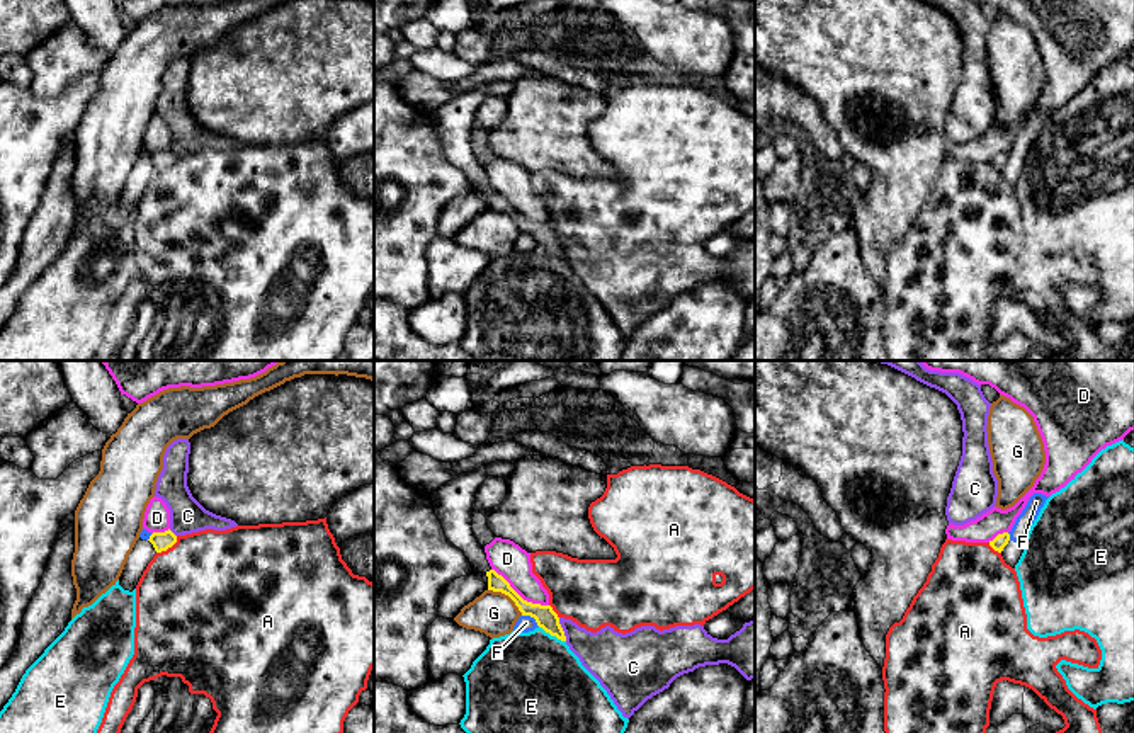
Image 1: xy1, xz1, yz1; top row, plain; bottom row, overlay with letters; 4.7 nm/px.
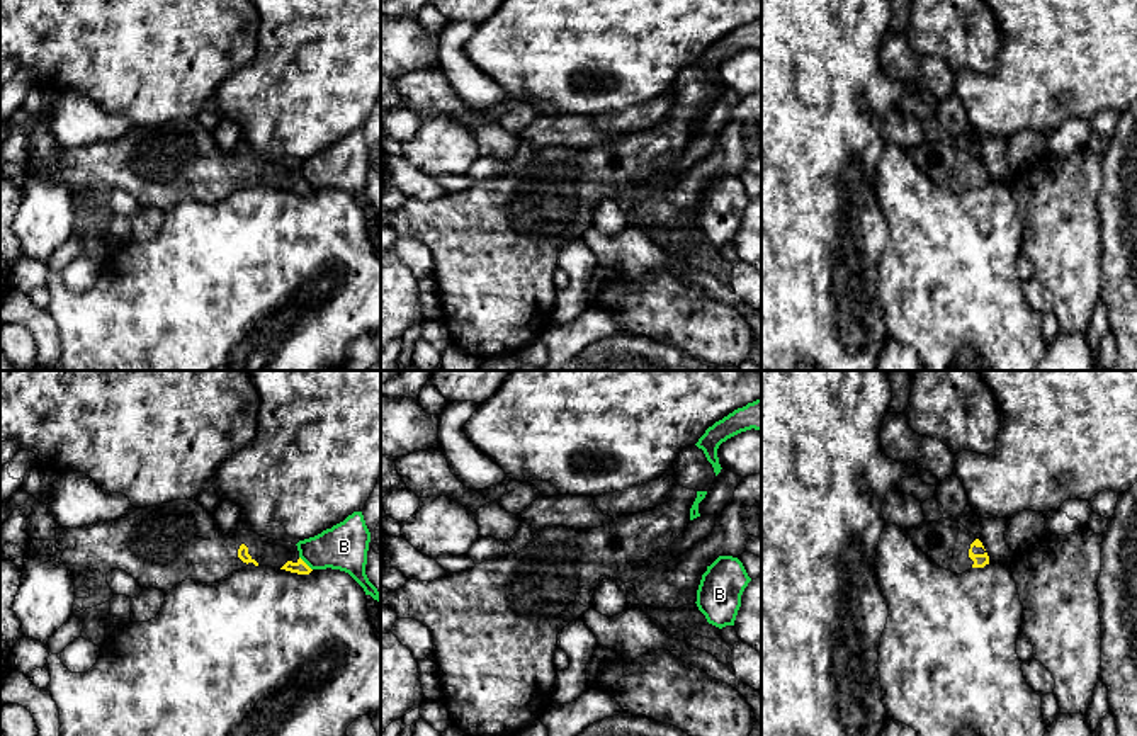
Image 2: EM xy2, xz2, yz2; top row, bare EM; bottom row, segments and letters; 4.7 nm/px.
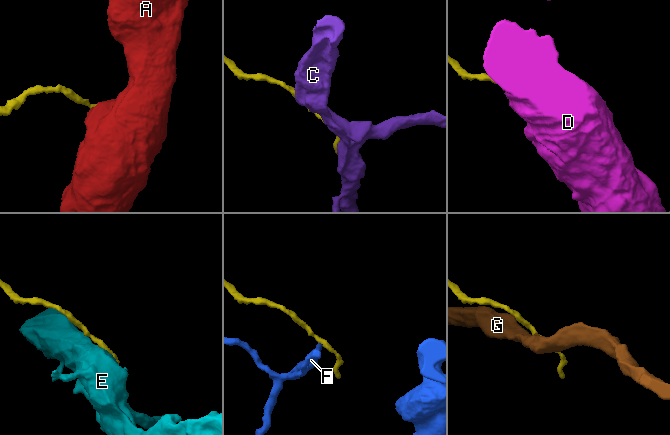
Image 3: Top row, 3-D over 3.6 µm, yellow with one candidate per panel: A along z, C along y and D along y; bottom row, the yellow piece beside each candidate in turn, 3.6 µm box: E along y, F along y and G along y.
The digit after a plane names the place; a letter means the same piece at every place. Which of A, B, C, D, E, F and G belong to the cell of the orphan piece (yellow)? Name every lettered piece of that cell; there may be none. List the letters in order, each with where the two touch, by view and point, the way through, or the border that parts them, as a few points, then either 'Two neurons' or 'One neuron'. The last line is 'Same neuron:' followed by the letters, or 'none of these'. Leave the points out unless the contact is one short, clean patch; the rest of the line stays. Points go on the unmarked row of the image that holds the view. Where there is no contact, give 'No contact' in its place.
A: Touches yellow at xy1 (169, 165). Two neurons
B: Touches yellow at xy2 (305, 182). Two neurons
C: Touches yellow at xz1 (561, 249). Two neurons
D: Touches yellow at xz1 (519, 215). Boundary: xz1 (492, 187), (524, 218), (548, 225). Two neurons
E: Touches yellow at xz1 (553, 254). Two neurons
F: Touches yellow at xz1 (532, 235). Boundary: xz1 (522, 233), (529, 233), (539, 245). Two neurons
G: Touches yellow at xz1 (507, 213). Boundary: xz1 (488, 208), (504, 211), (522, 233). Two neurons
Same neuron: none of these

